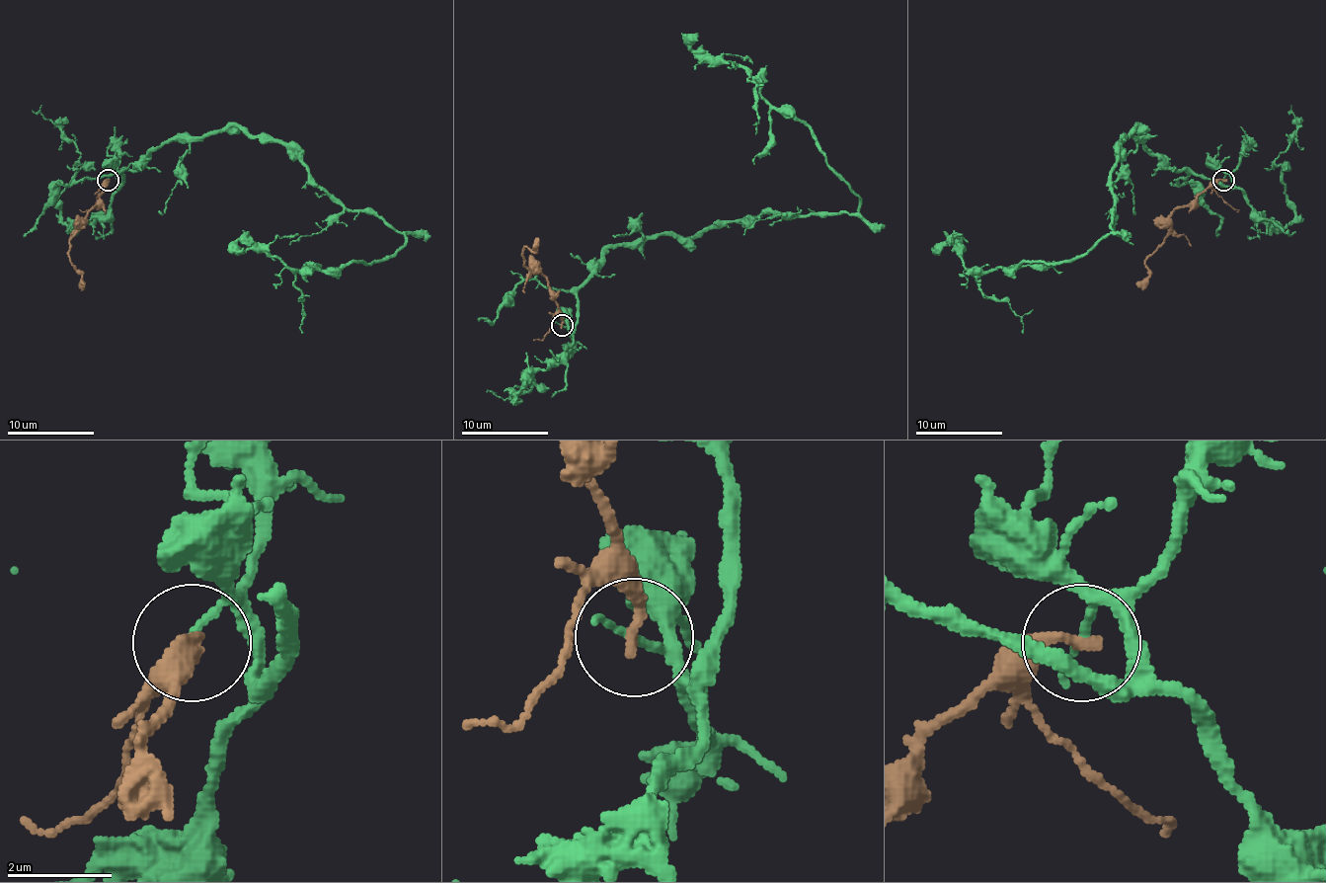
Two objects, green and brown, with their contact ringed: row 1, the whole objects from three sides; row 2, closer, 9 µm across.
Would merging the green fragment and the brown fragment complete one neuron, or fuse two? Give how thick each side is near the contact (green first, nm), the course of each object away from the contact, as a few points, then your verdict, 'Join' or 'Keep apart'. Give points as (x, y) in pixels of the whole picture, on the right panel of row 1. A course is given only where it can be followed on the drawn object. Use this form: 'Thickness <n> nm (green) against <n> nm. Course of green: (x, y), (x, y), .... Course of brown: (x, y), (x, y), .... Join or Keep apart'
Thickness 140 nm (green) against 240 nm. Course of green: (1223, 181), (1168, 168), (1135, 128), (1112, 174), (1112, 231), (1081, 255), (970, 270), (951, 242), (931, 251). Course of brown: (1223, 181), (1212, 181), (1171, 215), (1171, 231), (1146, 259), (1144, 266), (1149, 275), (1135, 285). Keep apart

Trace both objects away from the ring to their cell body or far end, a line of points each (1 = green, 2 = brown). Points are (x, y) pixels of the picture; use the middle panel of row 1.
1: (561, 325), (574, 331), (577, 291), (611, 248), (761, 213), (860, 206), (816, 134), (681, 33)
2: (561, 325), (561, 314), (548, 280), (524, 264), (524, 248), (526, 246), (532, 251), (539, 237)

